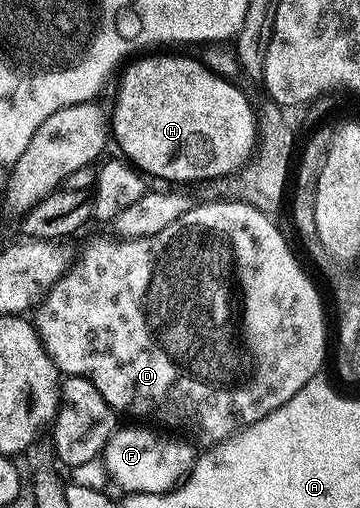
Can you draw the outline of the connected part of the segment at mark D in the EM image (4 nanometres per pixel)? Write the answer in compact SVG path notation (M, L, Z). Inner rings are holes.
M203 201L190 207L181 218L173 221L173 225L165 225L161 233L143 235L140 239L126 239L119 243L89 248L84 253L83 260L80 263L78 260L55 283L33 315L35 330L39 332L43 347L50 352L51 360L60 372L64 376L76 375L93 381L101 397L109 401L116 413L123 414L124 411L135 418L132 420L154 421L160 428L186 433L192 444L211 449L216 444L226 442L243 428L261 421L261 417L273 413L273 409L285 405L293 393L297 393L310 379L322 372L319 370L323 367L323 358L326 355L328 358L329 355L327 323L323 320L323 299L319 296L314 281L303 272L303 267L295 256L296 252L287 244L285 237L281 237L279 224L270 214L249 204Z

